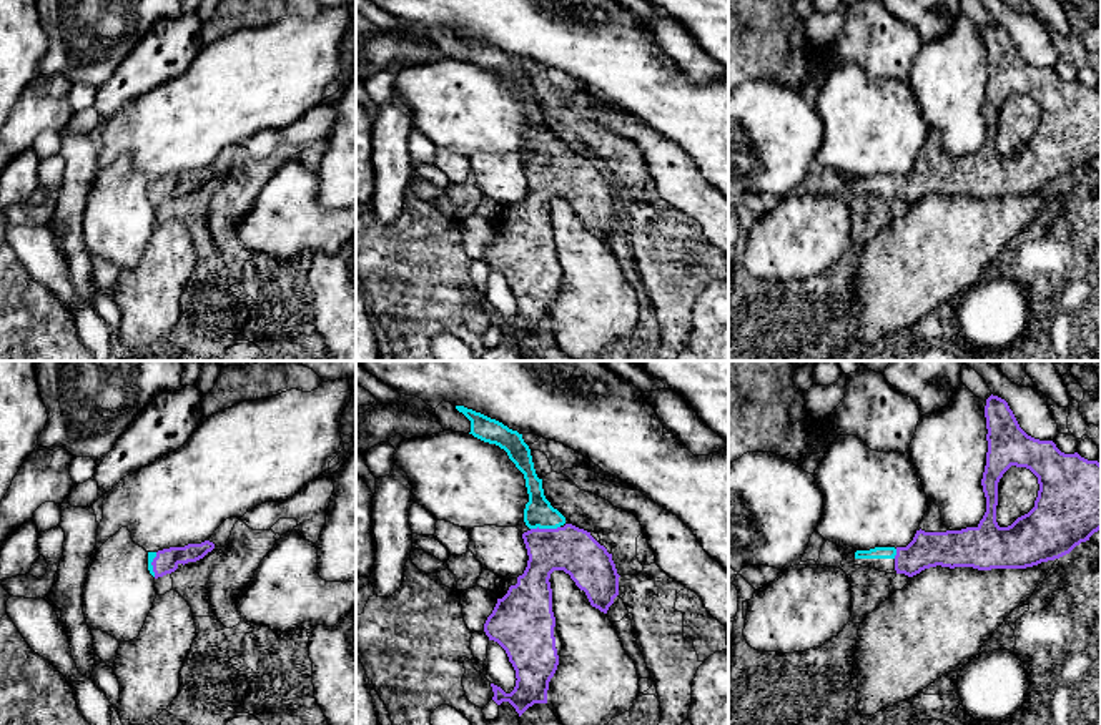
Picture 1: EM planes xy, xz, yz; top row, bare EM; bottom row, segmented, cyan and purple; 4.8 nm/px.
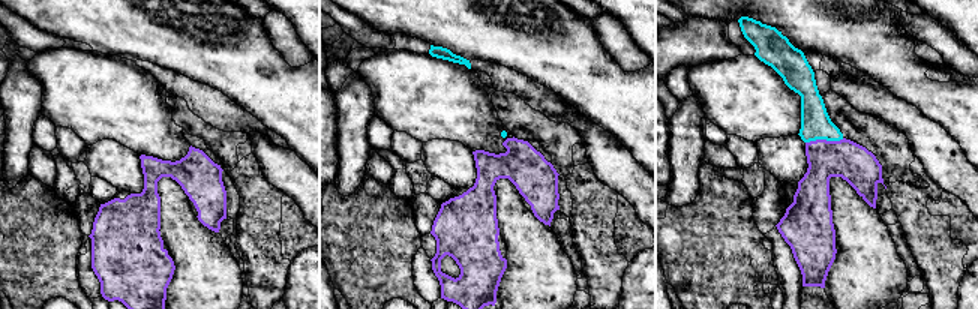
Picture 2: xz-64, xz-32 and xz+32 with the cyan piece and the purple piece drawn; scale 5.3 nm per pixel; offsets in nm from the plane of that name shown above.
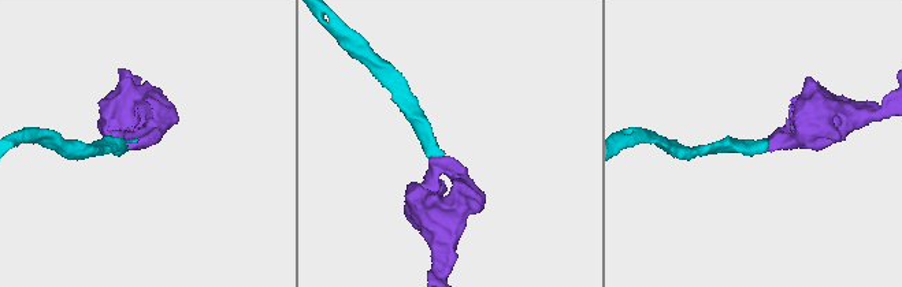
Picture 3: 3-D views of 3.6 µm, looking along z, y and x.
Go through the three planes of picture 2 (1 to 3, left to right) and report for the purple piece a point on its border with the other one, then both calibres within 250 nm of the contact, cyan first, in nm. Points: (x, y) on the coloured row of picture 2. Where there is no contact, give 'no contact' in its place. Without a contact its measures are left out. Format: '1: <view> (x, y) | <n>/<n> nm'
1: no contact
2: no contact
3: xz+32 (824, 138) | 160/200 nm

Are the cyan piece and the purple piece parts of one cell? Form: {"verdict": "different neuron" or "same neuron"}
{"verdict": "same neuron"}

